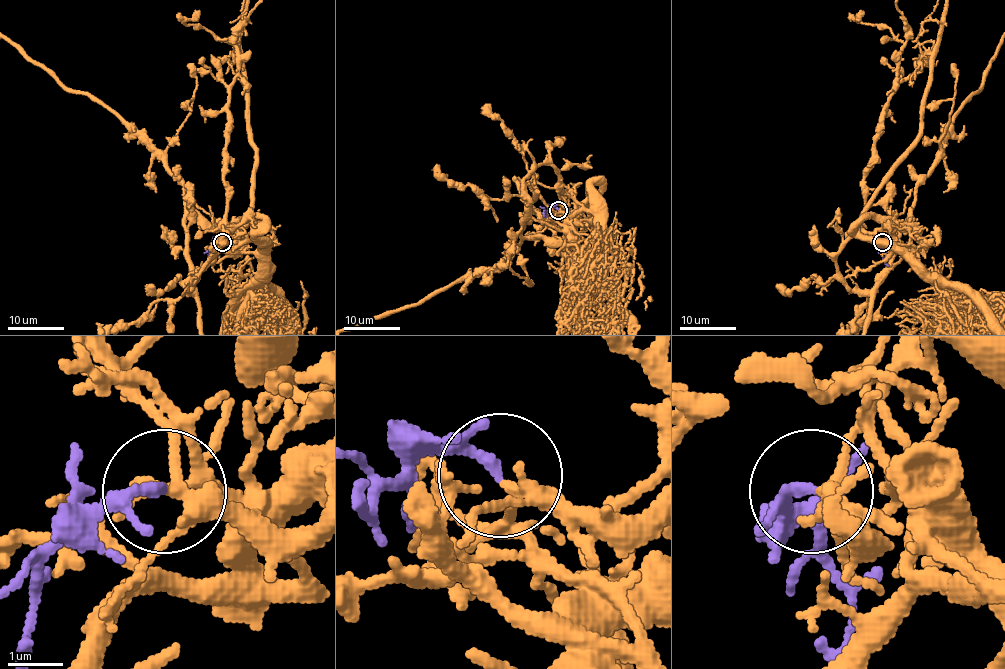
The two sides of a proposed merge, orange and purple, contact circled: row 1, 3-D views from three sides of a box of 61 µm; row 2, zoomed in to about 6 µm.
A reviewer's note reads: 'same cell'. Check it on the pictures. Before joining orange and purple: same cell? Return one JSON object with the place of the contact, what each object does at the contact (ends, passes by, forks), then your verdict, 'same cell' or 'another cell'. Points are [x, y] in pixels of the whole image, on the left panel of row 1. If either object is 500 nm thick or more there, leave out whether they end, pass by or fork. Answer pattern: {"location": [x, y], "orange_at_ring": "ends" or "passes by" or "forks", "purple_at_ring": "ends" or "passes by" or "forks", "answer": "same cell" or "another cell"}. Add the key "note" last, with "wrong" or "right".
{"location": [222, 242], "orange_at_ring": "forks", "purple_at_ring": "passes by", "answer": "same cell", "note": "right"}

